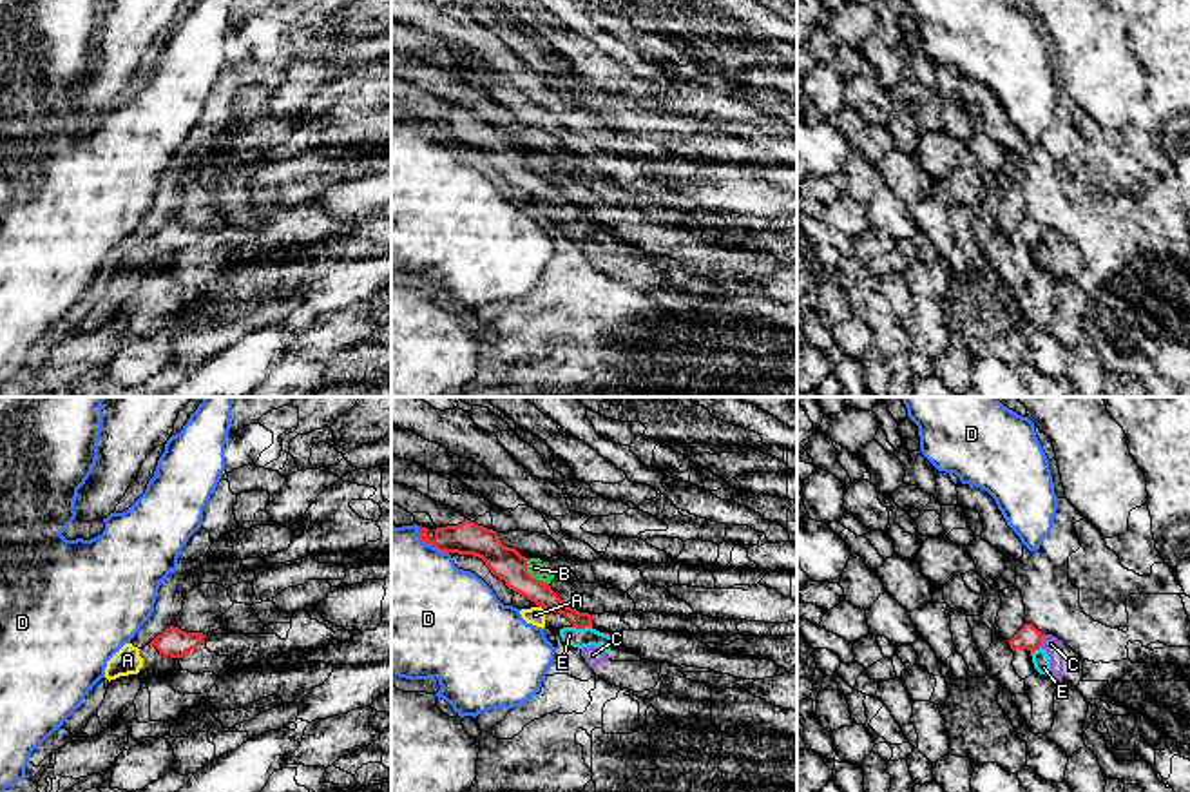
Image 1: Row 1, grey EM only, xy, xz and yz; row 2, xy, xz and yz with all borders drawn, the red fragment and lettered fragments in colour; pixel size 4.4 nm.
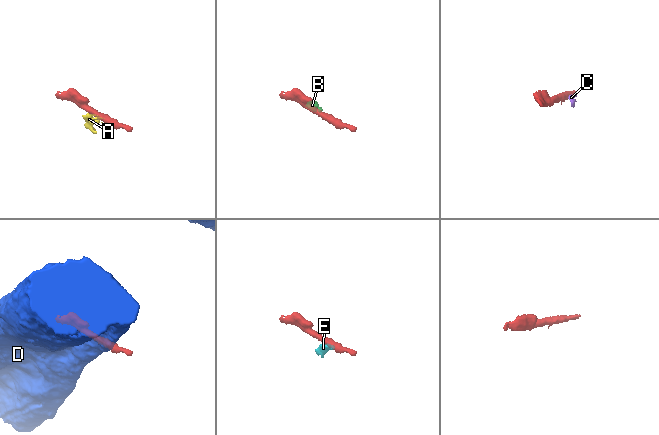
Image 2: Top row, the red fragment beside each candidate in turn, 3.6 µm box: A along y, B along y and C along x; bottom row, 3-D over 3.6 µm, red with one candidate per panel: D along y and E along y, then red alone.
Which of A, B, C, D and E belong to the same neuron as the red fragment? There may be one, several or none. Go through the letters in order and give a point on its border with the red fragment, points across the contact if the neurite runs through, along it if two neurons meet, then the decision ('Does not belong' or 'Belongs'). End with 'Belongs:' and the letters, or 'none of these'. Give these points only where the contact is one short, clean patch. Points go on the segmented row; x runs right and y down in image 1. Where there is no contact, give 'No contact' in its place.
A: Touches red at xz (542, 608). Boundary: xz (538, 606), (544, 609). Does not belong
B: Touches red at xz (529, 575). Boundary: xz (527, 559), (527, 571), (547, 584). Does not belong
C: Touches red at yz (1040, 640). Boundary: yz (1044, 635), (1040, 646). Does not belong
D: Touches red at xz (428, 542). Boundary: xz (417, 526), (417, 535), (422, 540), (448, 553). Does not belong
E: Touches red at xz (582, 627). Boundary: xz (573, 626), (591, 627). Does not belong
Belongs: none of these

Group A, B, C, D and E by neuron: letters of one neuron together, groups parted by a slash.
A C E / B / D

